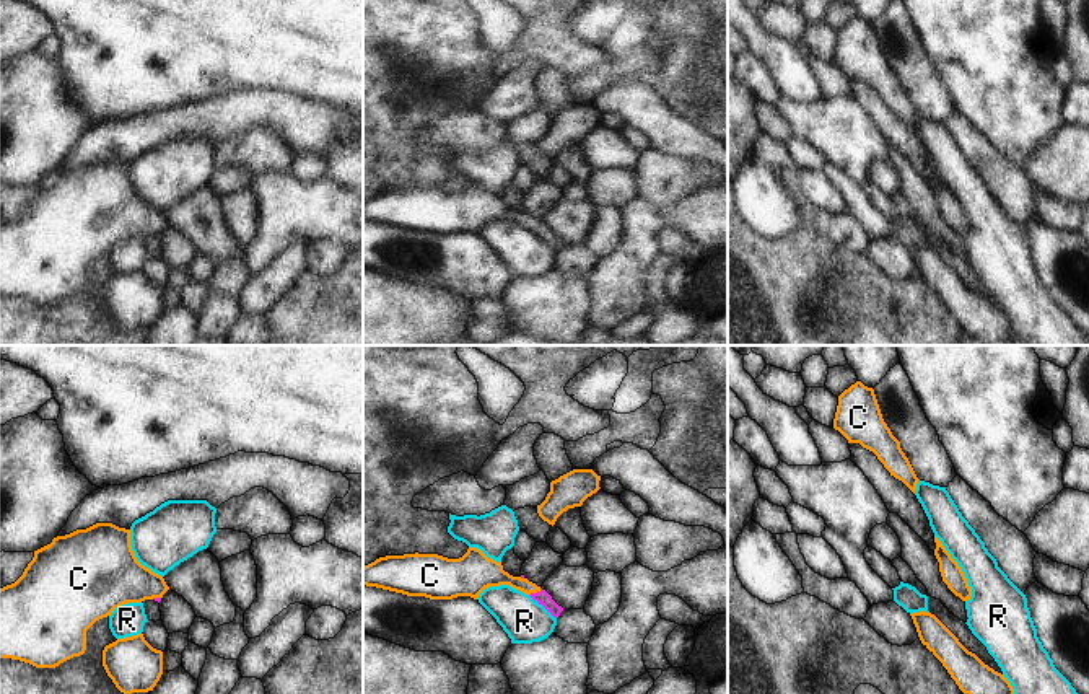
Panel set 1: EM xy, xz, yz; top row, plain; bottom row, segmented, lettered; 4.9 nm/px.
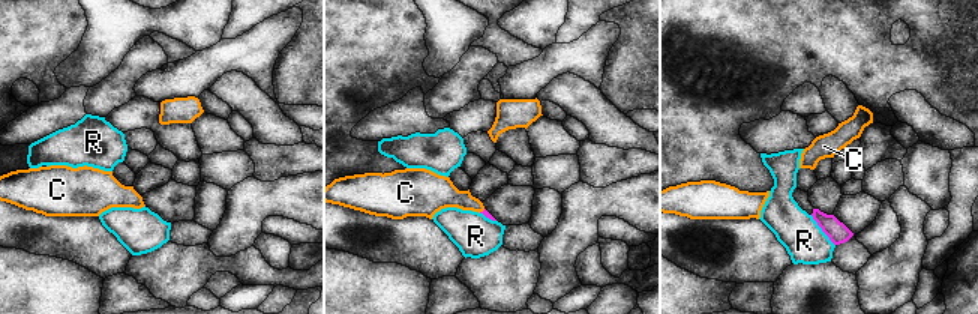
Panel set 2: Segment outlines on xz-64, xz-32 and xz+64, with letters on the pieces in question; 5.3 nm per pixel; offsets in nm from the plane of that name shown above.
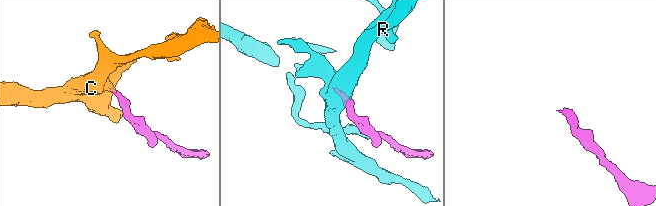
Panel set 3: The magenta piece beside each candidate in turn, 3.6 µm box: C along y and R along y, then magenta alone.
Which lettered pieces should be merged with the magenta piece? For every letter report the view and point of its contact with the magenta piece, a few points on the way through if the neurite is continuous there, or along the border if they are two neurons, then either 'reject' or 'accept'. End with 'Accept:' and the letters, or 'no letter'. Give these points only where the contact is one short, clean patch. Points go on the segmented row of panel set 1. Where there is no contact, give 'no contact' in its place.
C: meets magenta in xz at (534, 593); runs through xz (542, 597), (534, 593), (521, 584), (489, 572); accept
R: meets magenta in xz at (542, 605); border along xz (528, 595), (555, 618); reject
Accept: C

